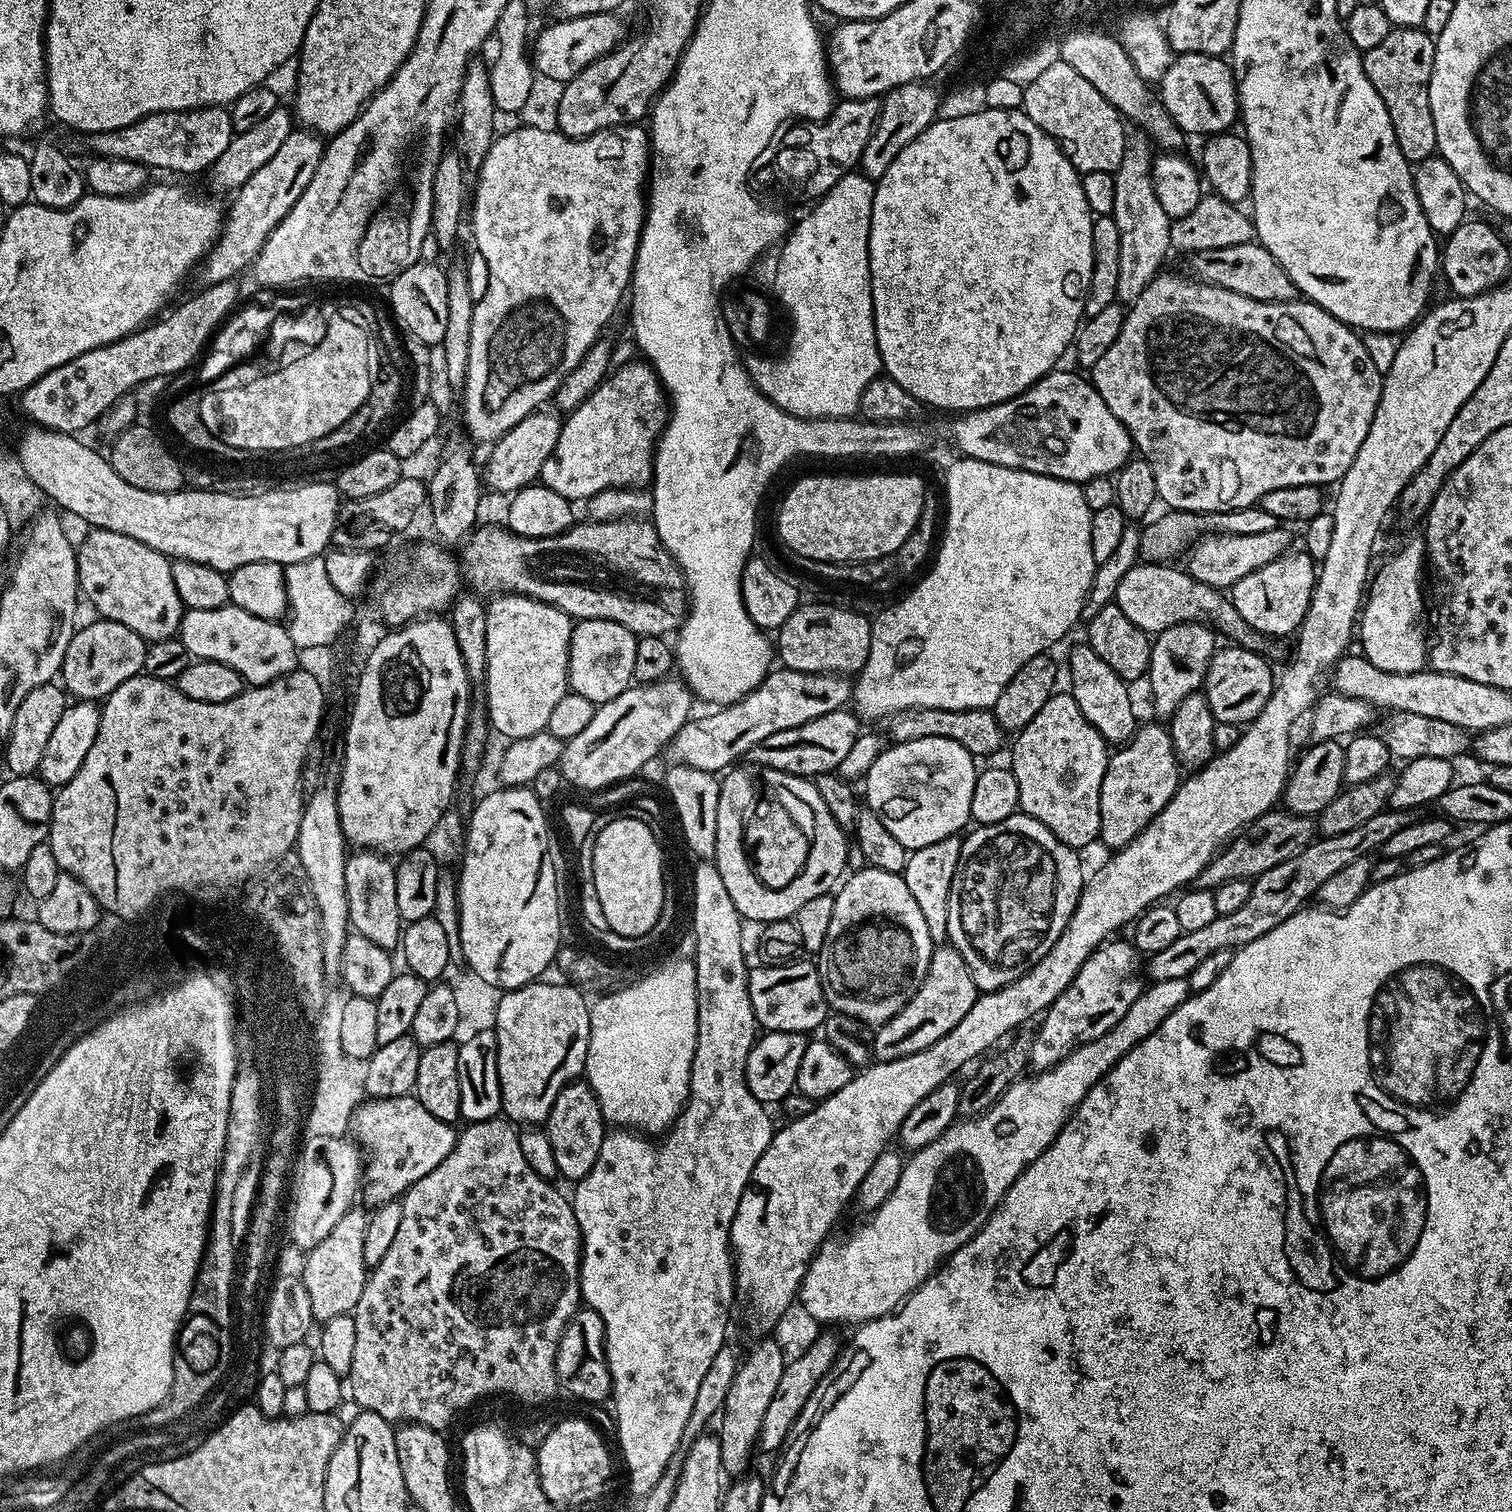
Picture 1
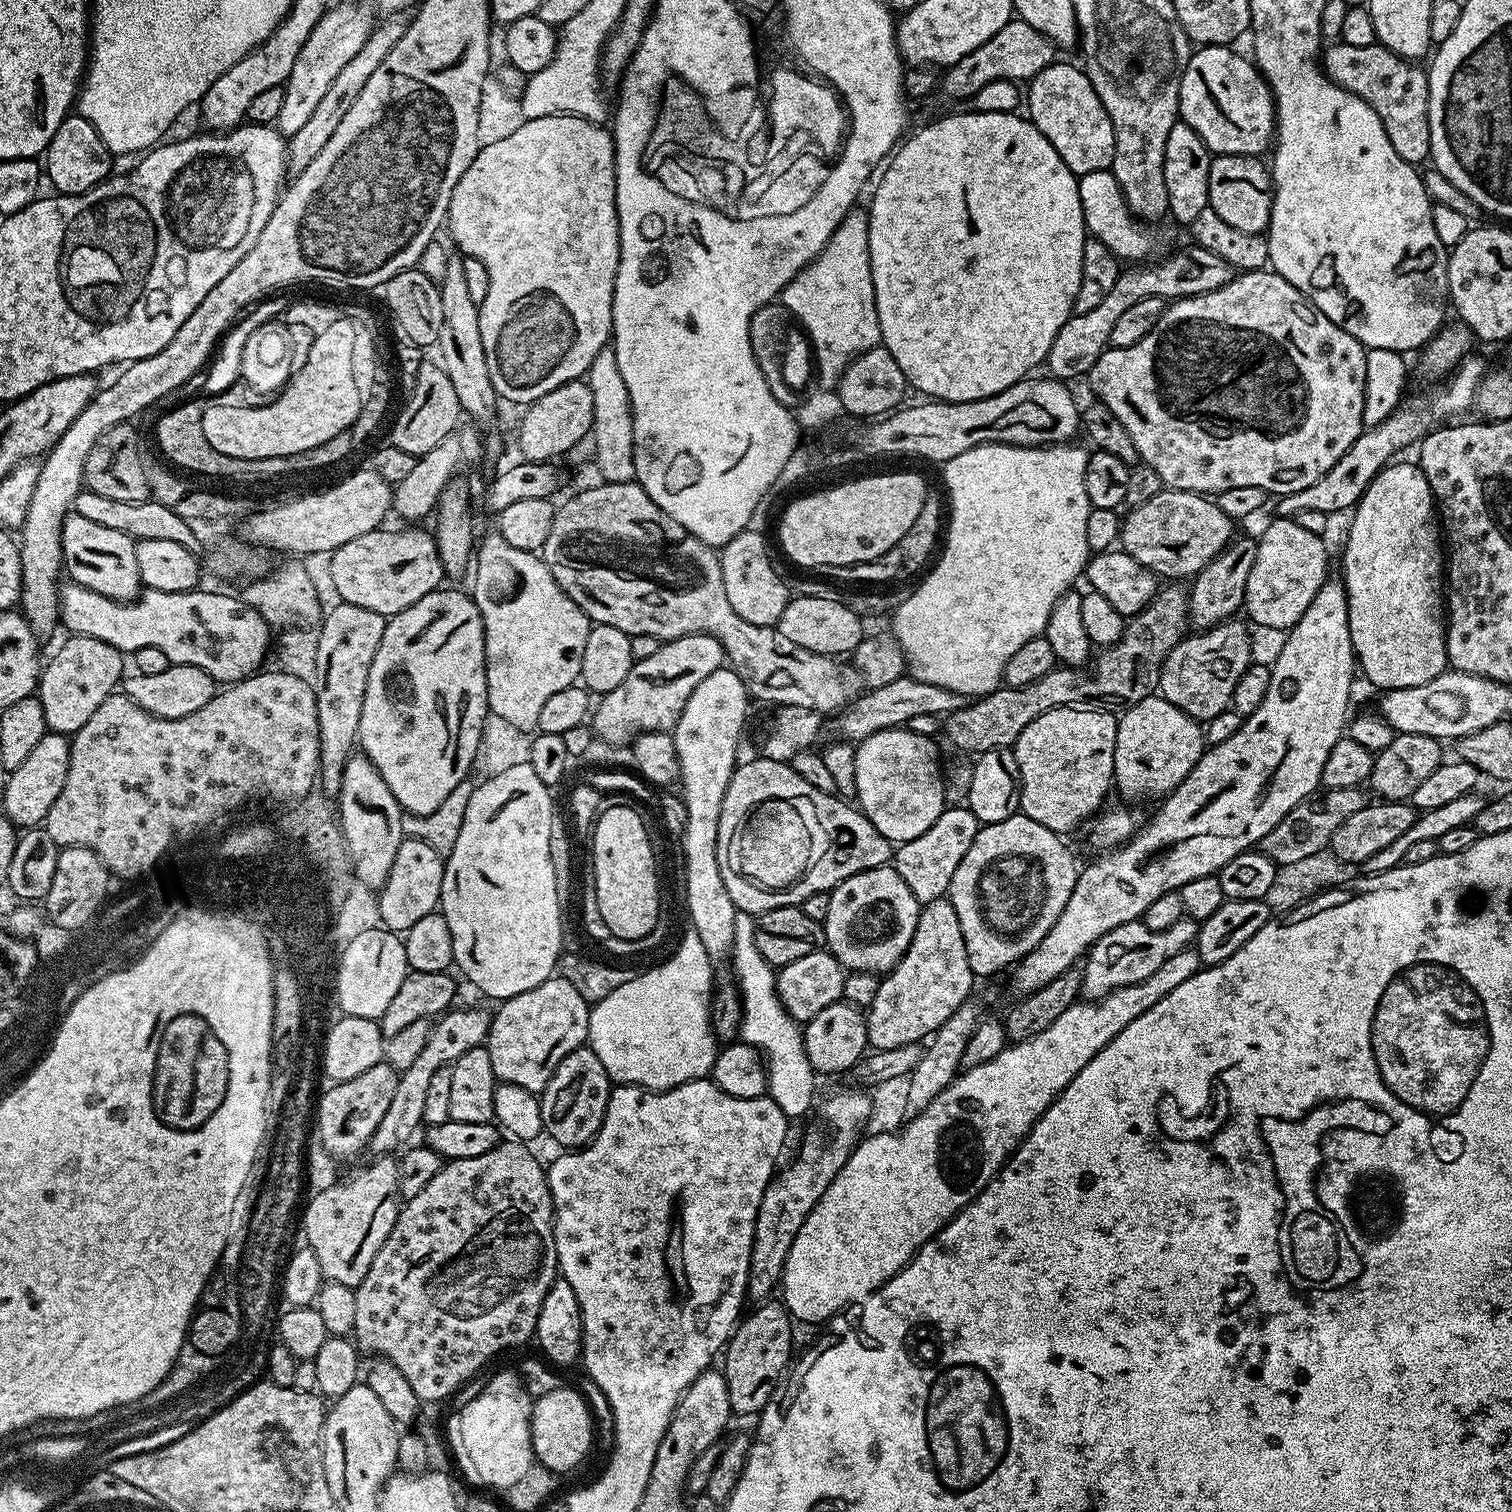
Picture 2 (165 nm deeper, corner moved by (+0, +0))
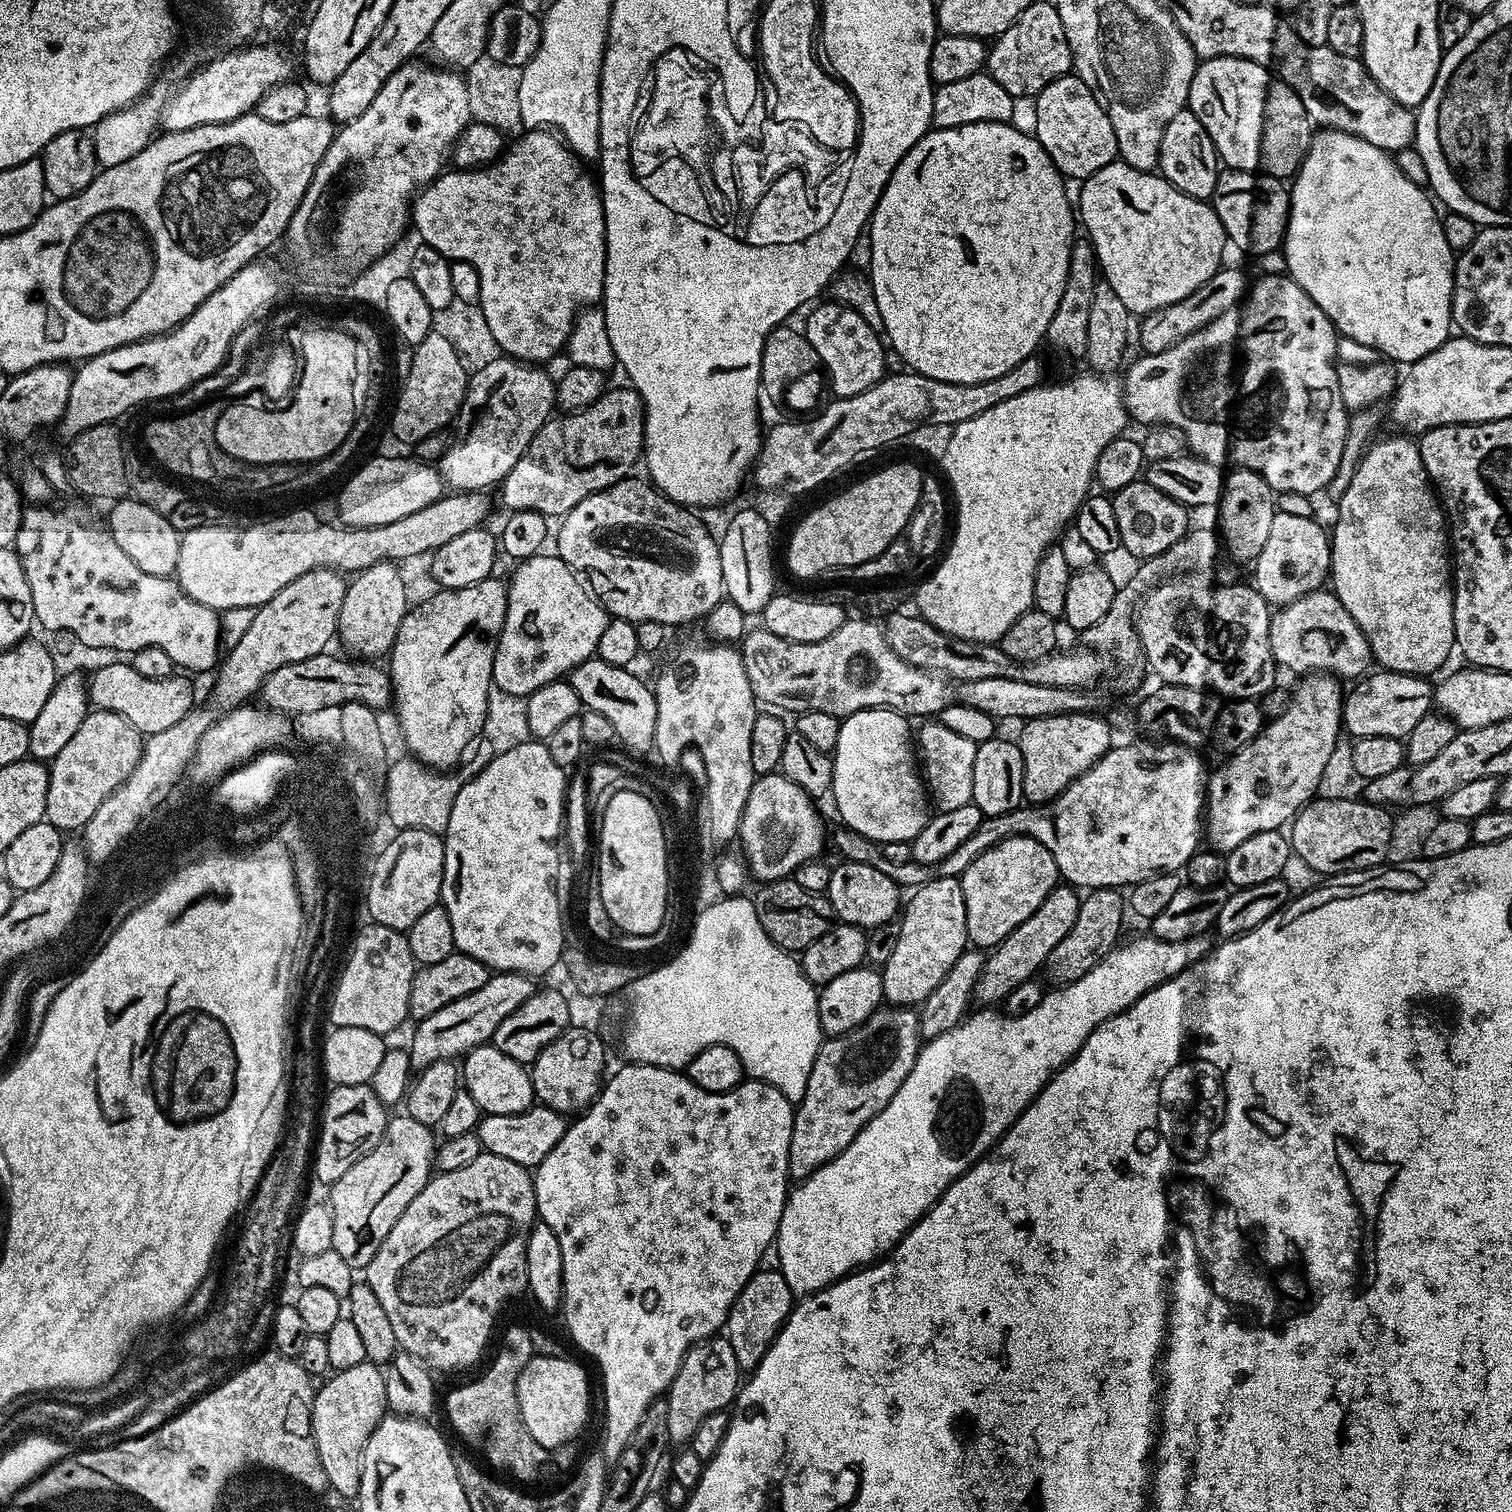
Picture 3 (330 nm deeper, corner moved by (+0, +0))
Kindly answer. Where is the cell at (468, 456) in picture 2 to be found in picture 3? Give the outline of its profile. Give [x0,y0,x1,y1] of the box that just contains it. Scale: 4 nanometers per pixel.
[438,358,557,492]

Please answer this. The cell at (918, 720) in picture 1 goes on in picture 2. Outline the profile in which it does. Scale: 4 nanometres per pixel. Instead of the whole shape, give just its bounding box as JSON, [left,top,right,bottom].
[943,582,1190,754]

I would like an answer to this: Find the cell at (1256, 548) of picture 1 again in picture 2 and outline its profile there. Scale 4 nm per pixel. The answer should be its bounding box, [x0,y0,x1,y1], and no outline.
[1119,488,1234,582]

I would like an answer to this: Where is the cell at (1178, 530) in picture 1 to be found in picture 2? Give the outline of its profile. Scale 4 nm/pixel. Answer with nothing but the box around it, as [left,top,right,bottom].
[1275,358,1486,518]

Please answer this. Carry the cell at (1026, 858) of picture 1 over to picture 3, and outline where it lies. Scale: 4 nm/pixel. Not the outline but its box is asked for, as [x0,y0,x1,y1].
[959,836,1061,950]

